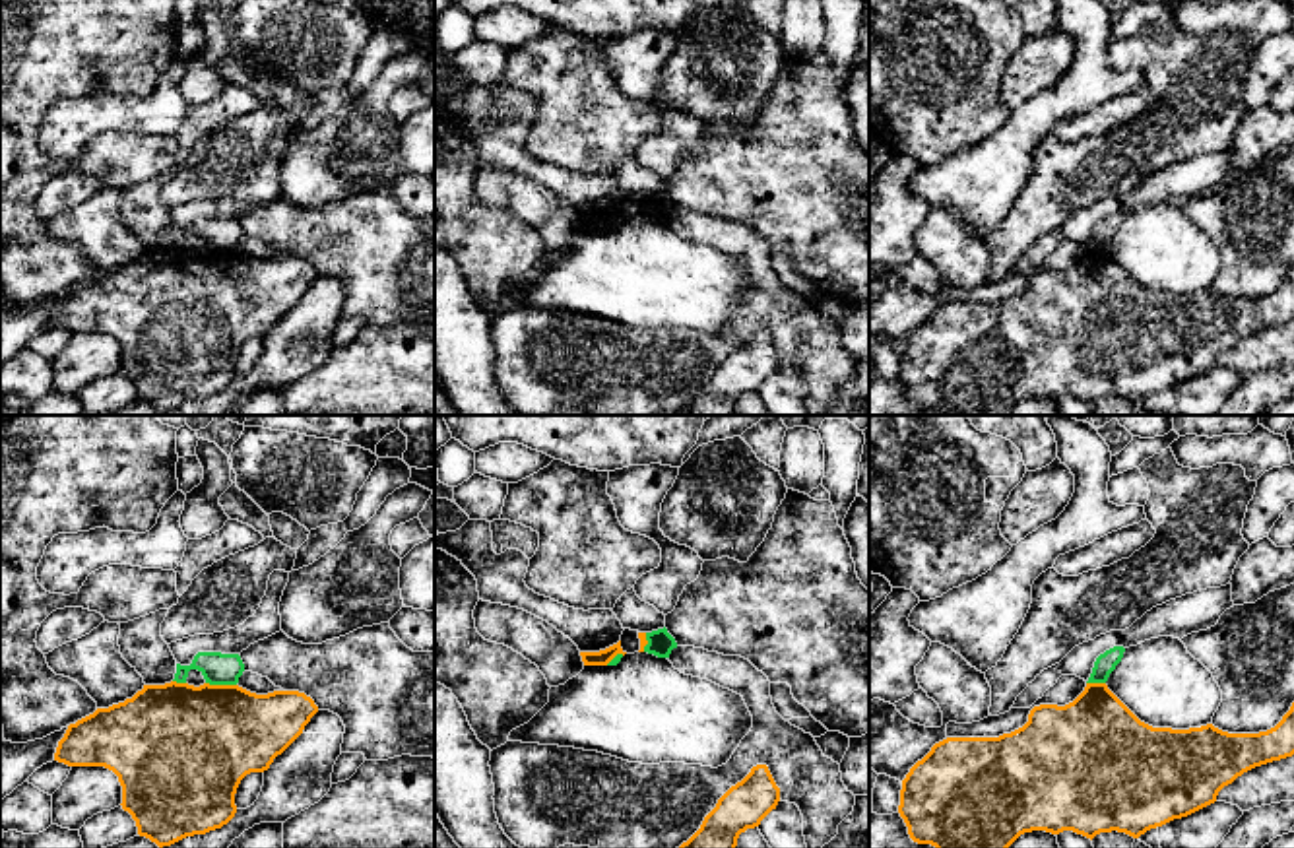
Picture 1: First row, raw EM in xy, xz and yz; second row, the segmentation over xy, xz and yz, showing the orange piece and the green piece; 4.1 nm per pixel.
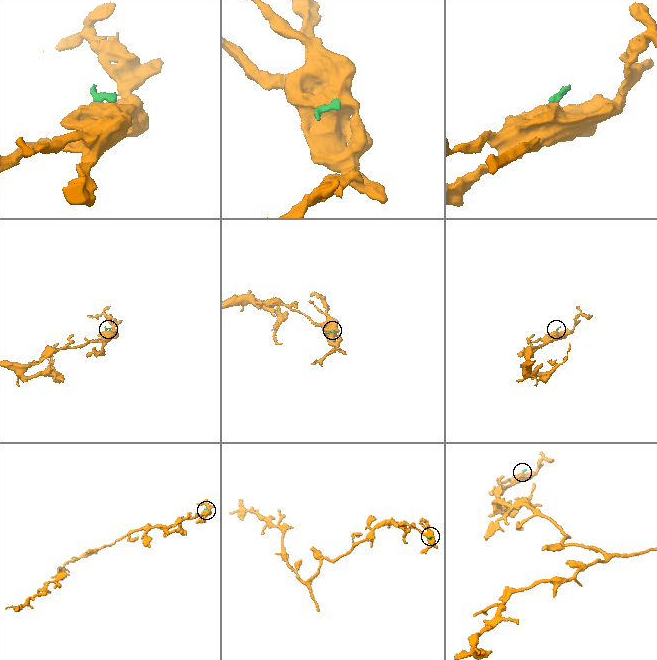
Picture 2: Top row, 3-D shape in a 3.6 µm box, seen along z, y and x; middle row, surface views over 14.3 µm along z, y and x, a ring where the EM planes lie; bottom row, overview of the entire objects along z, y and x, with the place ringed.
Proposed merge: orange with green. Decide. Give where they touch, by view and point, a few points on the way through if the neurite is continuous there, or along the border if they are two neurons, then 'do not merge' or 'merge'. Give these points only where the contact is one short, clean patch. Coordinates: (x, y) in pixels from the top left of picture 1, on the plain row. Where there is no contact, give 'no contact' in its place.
contact xy (222, 251); border xy (206, 247), (235, 251); do not merge

